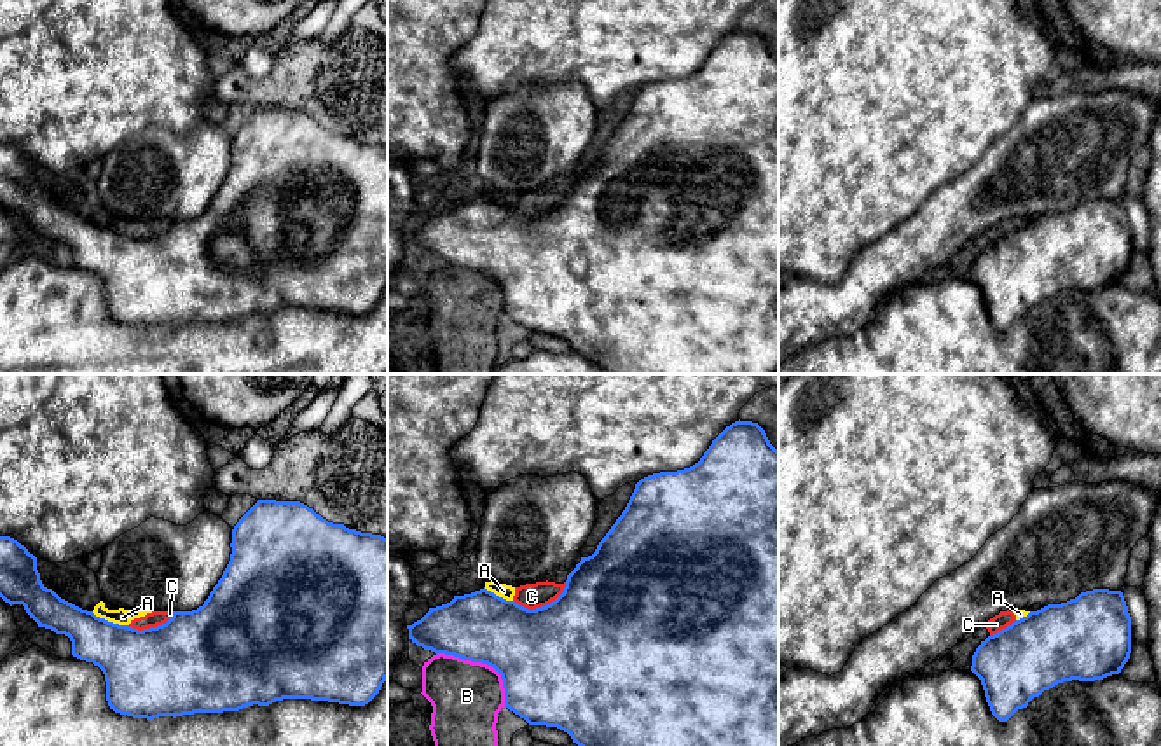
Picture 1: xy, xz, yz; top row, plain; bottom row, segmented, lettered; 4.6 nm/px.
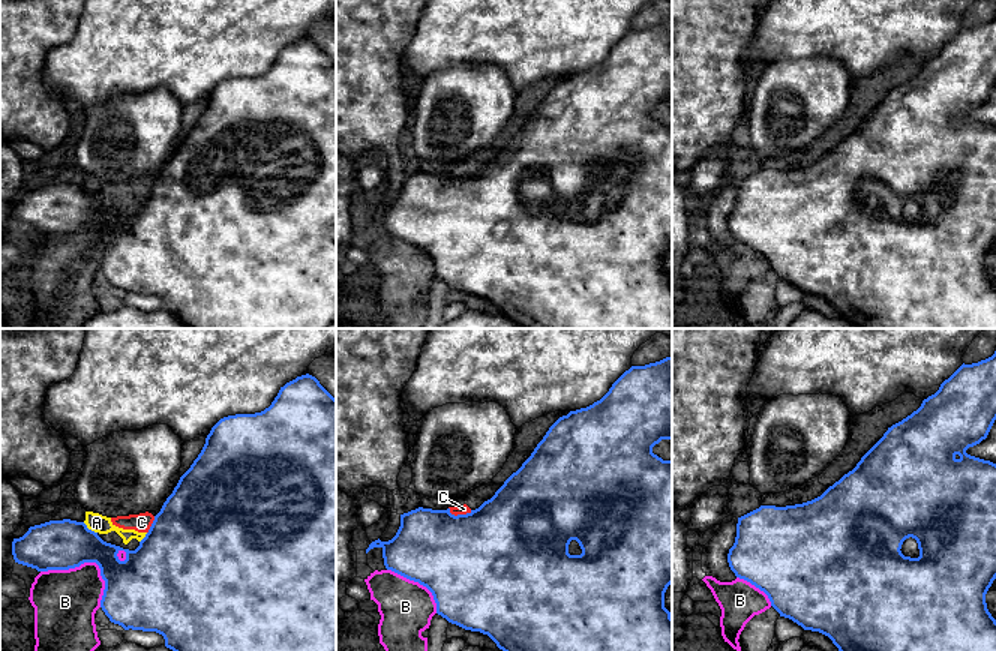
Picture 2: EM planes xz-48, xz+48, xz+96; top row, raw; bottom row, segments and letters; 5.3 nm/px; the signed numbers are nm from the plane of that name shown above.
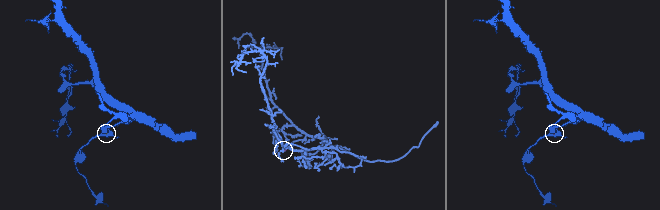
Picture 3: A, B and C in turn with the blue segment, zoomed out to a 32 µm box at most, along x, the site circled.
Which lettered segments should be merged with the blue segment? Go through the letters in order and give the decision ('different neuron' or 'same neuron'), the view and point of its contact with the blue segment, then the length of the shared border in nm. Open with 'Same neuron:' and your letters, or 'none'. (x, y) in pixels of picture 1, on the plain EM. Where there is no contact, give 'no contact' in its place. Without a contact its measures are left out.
Same neuron: none
A: different neuron | xy (110, 231) | 190 nm
B: different neuron | xz (484, 271) | 400 nm
C: different neuron | xz (542, 215) | 260 nm

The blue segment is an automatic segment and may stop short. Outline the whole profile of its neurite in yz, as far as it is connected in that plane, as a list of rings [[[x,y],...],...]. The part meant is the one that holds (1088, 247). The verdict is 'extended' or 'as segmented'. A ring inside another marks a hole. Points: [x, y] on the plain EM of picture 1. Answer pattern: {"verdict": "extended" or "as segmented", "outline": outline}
{"verdict": "as segmented", "outline": [[[1093,197],[1061,213],[1048,213],[988,245],[972,264],[986,311],[1007,330],[1034,306],[1063,290],[1095,290],[1119,283],[1131,262],[1131,225],[1121,199]]]}

